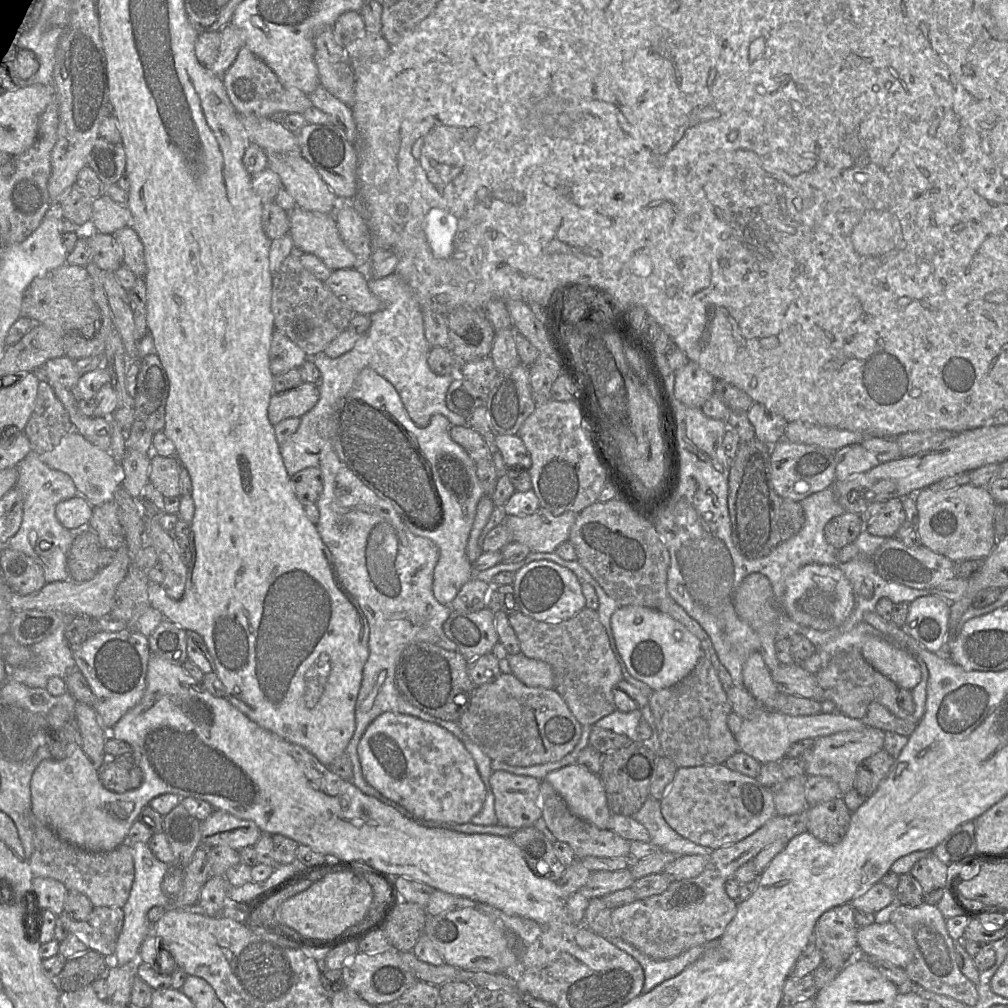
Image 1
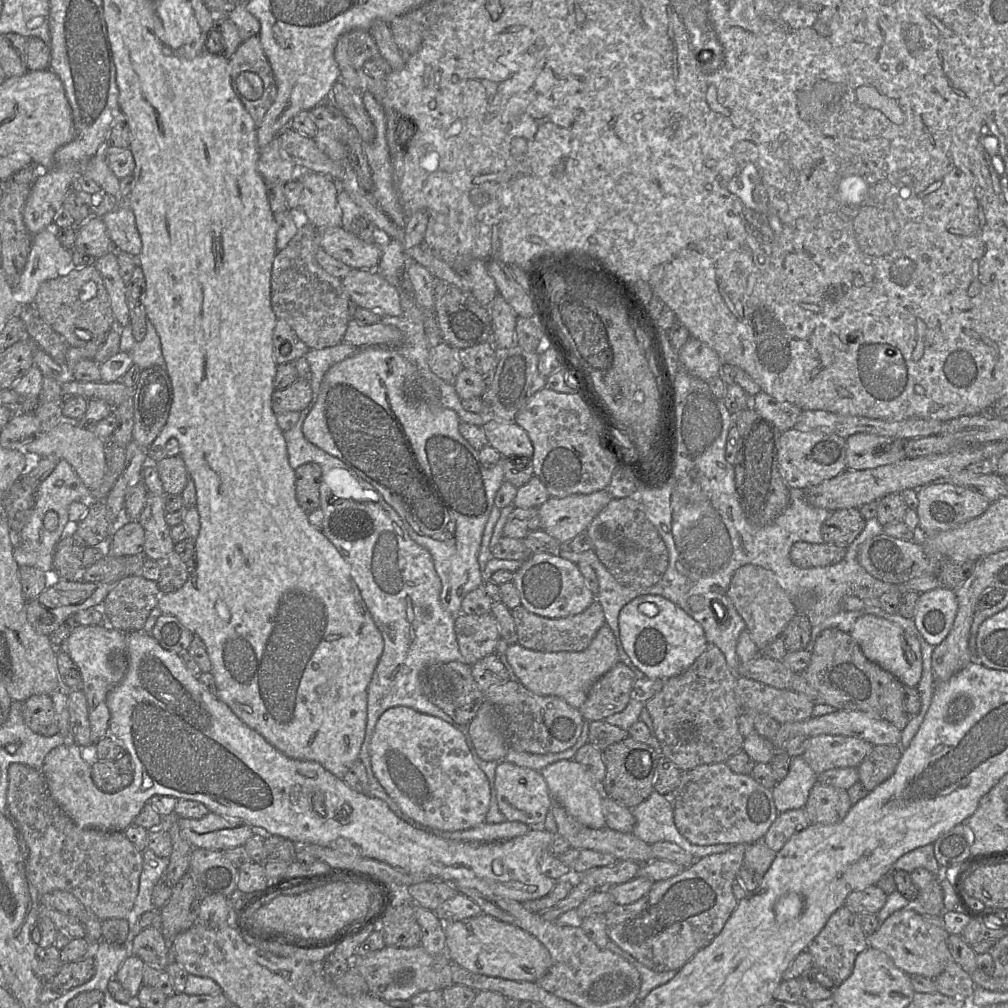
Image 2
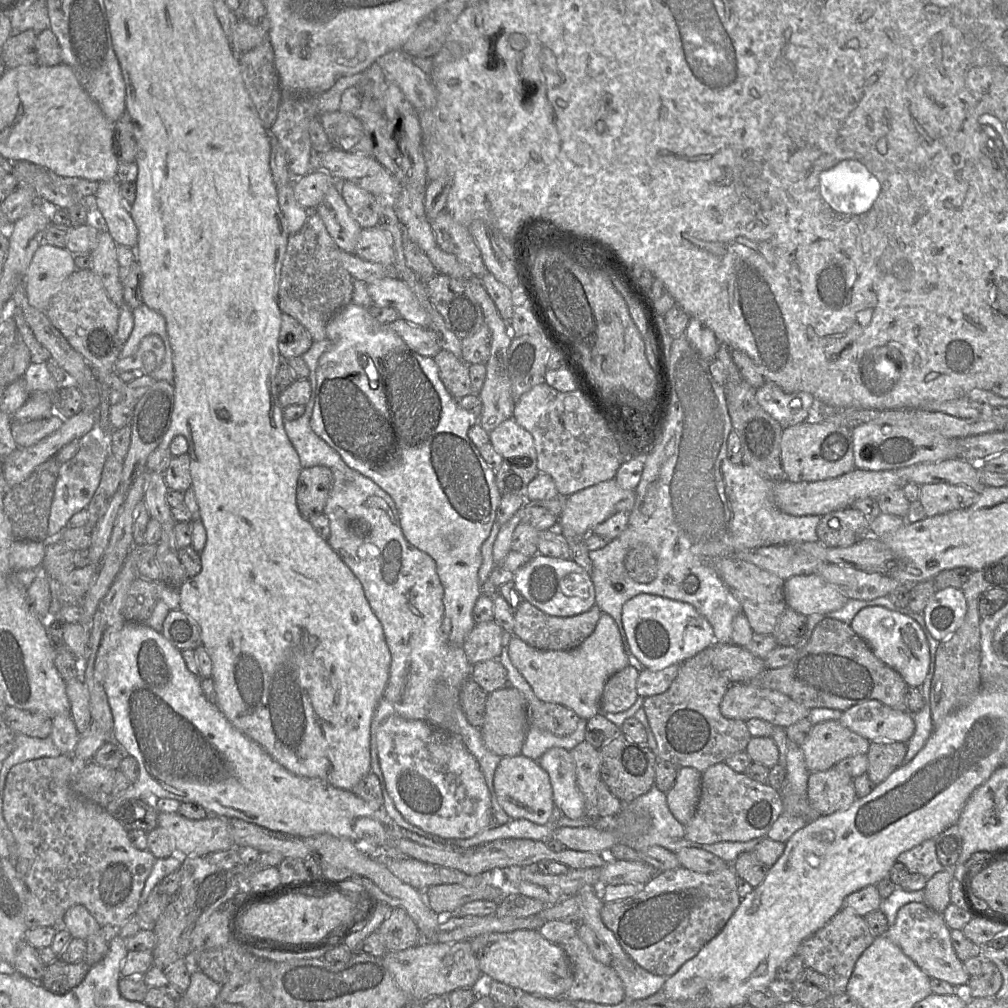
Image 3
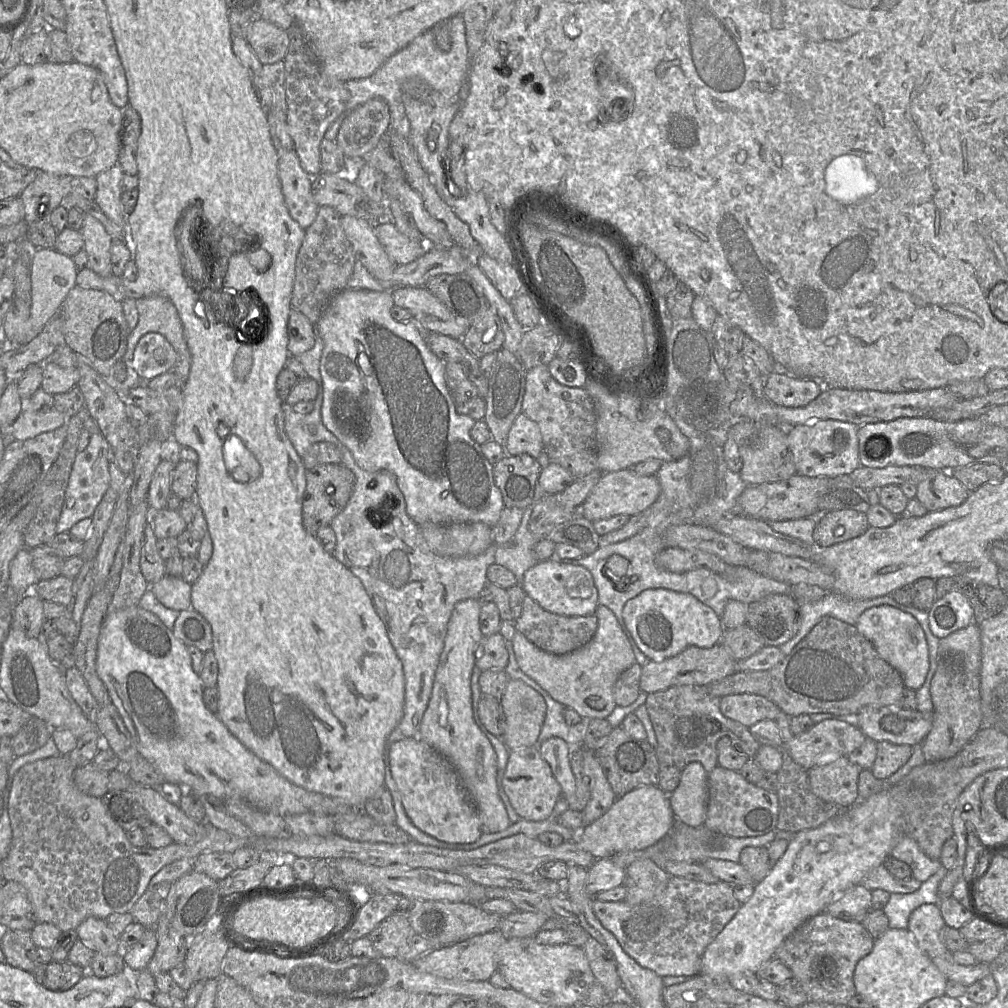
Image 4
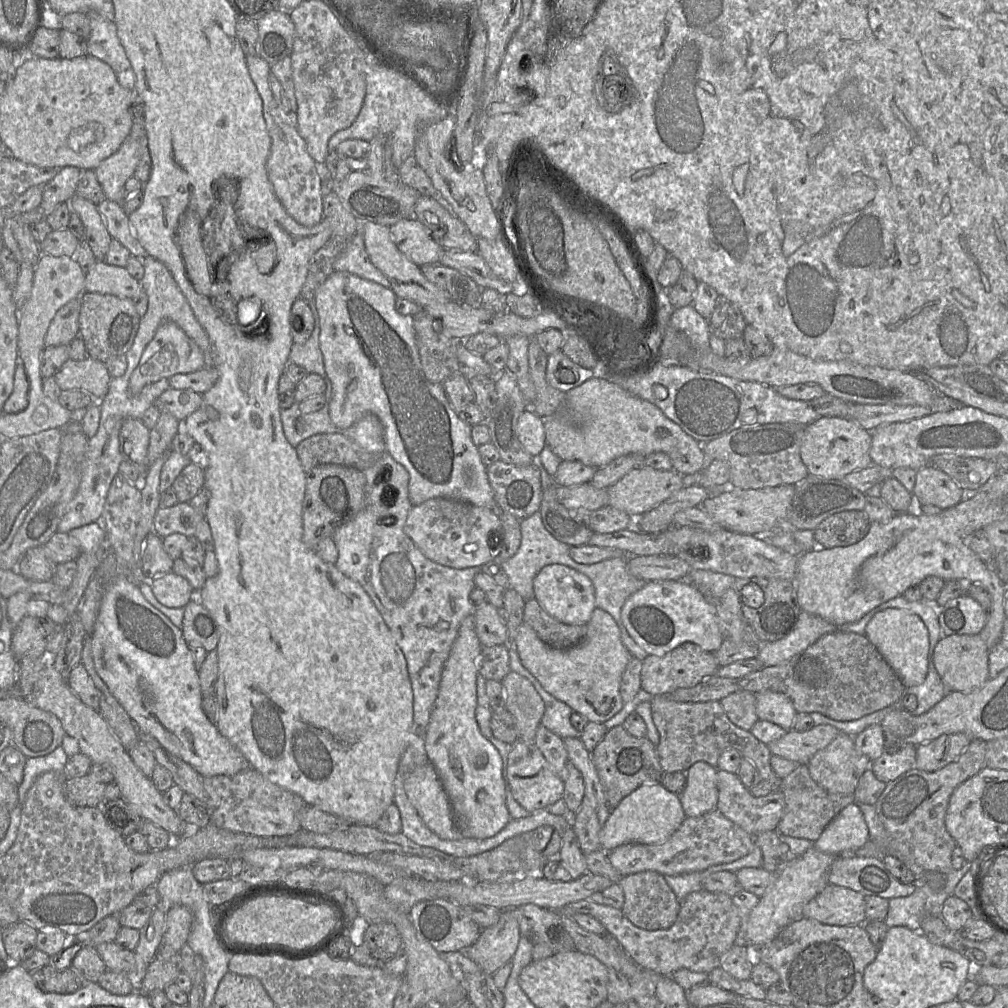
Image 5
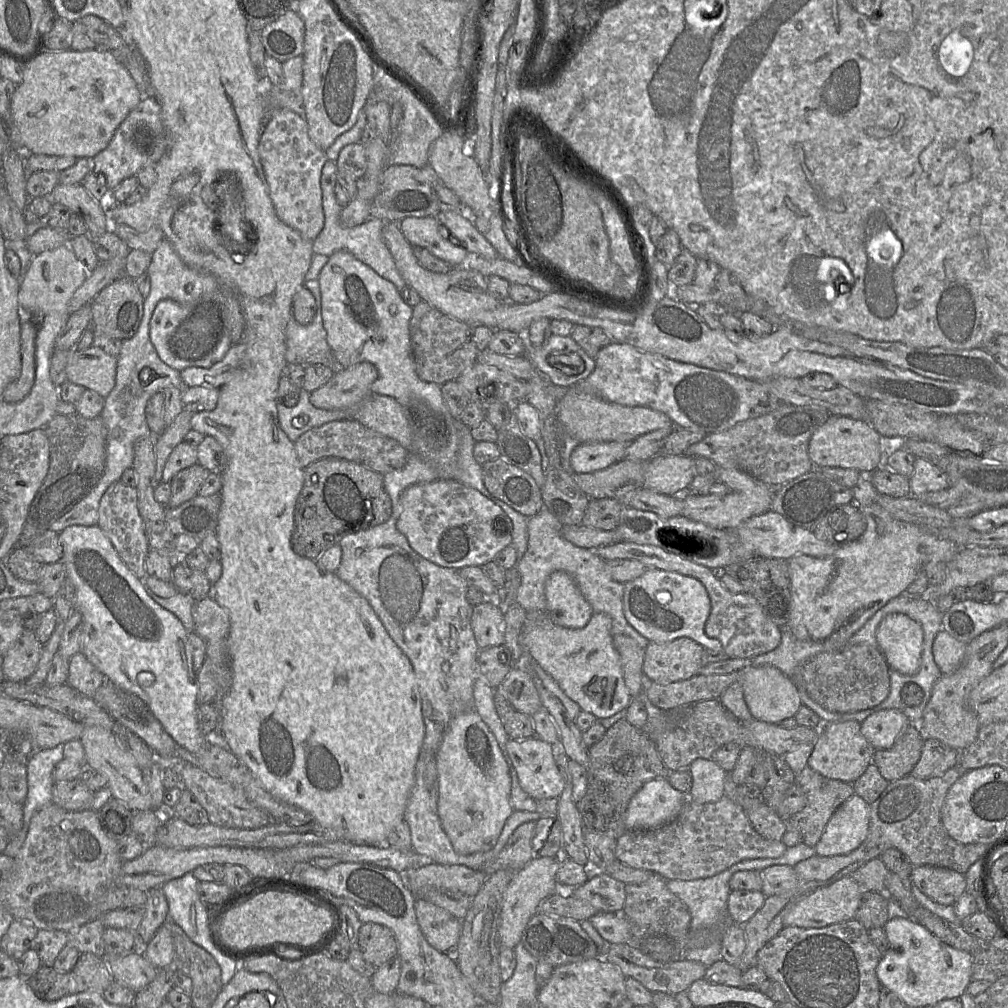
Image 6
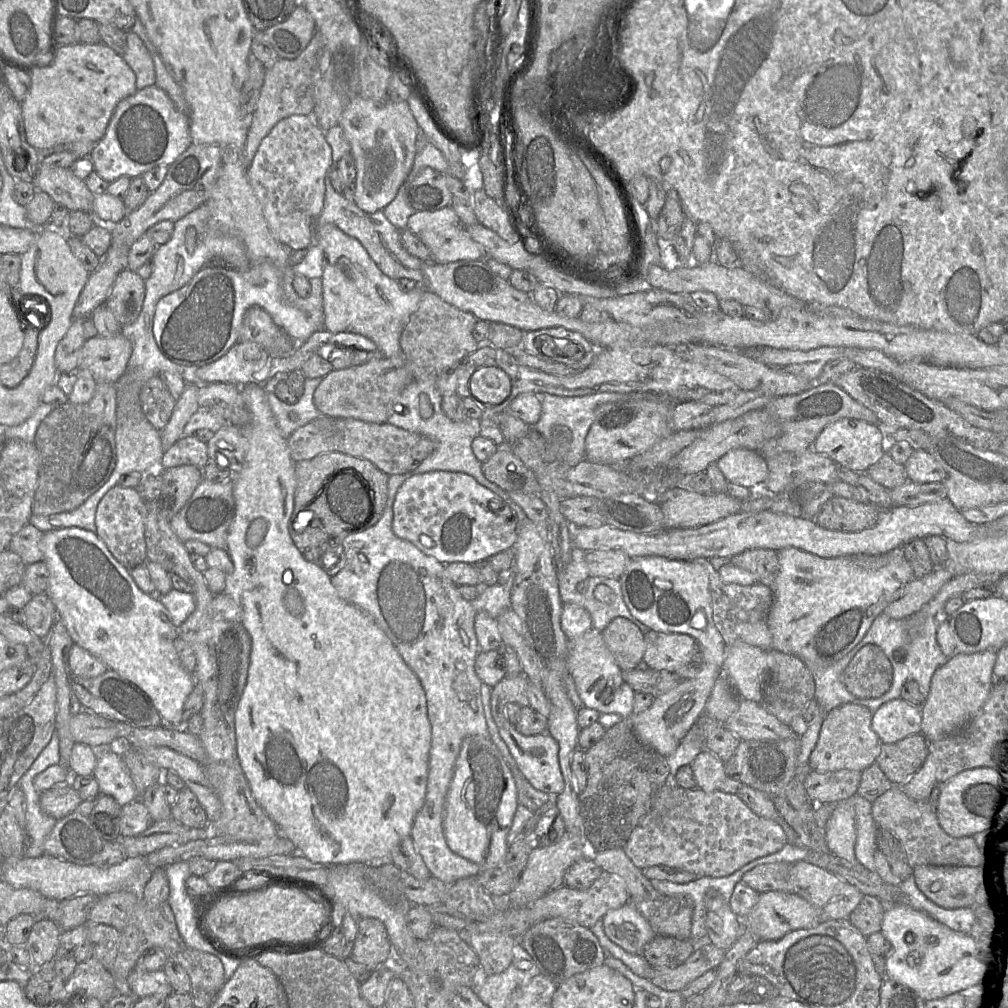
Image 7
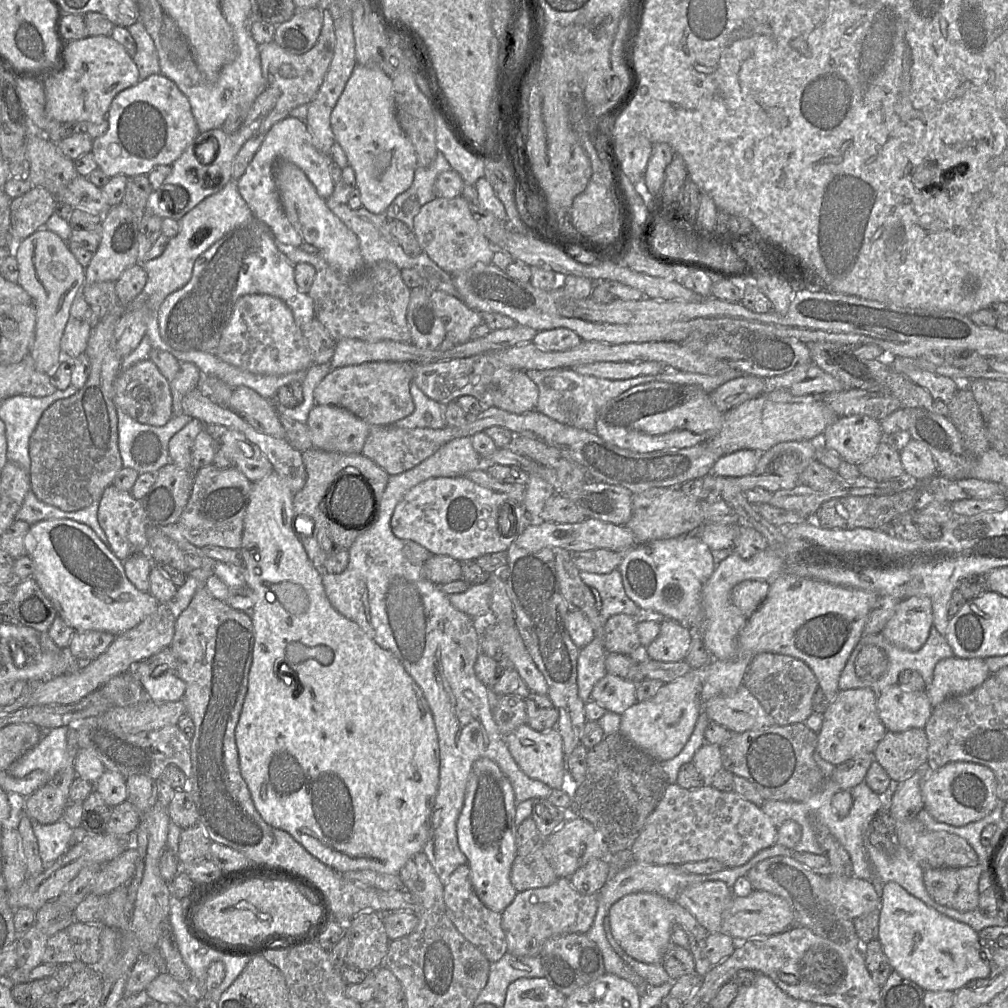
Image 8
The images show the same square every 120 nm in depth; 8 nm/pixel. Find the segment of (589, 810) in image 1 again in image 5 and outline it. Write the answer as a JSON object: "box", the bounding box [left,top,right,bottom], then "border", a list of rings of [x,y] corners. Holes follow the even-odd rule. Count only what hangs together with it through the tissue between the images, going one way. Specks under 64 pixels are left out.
{"box":[534,724,568,782],"border":[[[540,724],[536,730],[534,744],[564,782],[568,752],[563,739]]]}

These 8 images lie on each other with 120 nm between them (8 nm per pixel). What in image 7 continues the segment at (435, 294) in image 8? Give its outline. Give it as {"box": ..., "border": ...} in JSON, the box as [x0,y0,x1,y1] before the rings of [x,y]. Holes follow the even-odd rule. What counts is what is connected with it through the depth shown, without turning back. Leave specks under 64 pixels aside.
{"box":[400,290,480,378],"border":[[[425,290],[419,307],[410,316],[404,328],[400,347],[406,358],[408,369],[414,378],[426,373],[440,373],[475,352],[480,344],[473,338],[472,331],[478,319],[443,301],[437,294]]]}

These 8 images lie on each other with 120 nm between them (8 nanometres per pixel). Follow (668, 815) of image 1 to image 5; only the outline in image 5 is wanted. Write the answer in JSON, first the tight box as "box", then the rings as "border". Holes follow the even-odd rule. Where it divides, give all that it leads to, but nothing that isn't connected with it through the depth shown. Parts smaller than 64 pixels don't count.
{"box":[716,770,785,837],"border":[[[722,770],[717,771],[717,788],[716,809],[747,833],[755,837],[759,833],[777,829],[785,808],[784,796],[780,791],[774,791],[764,797],[755,797],[743,785],[737,773]]]}

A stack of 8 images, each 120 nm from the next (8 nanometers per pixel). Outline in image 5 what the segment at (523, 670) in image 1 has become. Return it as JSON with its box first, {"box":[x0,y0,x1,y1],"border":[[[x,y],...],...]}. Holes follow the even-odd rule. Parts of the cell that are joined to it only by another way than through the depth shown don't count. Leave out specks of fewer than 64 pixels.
{"box":[513,607,632,723],"border":[[[595,607],[587,623],[587,632],[584,639],[575,646],[566,649],[552,647],[543,642],[534,629],[525,622],[520,625],[513,645],[522,665],[539,681],[541,686],[589,722],[604,723],[623,707],[624,702],[620,695],[620,683],[632,655],[622,643],[620,630],[614,618],[601,608]]]}

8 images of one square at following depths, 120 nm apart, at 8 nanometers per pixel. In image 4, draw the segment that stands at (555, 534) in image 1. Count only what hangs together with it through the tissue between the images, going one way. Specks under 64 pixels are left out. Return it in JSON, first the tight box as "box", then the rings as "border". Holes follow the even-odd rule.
{"box":[577,469,660,522],"border":[[[632,469],[606,472],[602,474],[577,512],[591,522],[617,515],[634,516],[653,505],[659,497],[660,491],[656,475],[641,477],[636,475]]]}

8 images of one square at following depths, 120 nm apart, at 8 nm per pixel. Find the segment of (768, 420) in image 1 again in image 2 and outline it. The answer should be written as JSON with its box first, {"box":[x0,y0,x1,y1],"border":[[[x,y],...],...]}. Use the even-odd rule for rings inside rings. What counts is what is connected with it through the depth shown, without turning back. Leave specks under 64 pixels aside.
{"box":[750,391,803,432],"border":[[[764,391],[750,399],[750,407],[771,421],[781,432],[794,428],[803,410],[787,401],[779,401]]]}

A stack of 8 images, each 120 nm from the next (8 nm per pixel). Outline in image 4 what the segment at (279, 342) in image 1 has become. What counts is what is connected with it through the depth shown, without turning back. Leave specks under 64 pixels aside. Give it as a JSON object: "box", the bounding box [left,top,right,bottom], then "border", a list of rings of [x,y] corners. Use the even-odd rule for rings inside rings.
{"box":[287,309,314,357],"border":[[[291,309],[290,311],[287,335],[287,349],[290,357],[298,357],[314,346],[314,325],[298,310]]]}

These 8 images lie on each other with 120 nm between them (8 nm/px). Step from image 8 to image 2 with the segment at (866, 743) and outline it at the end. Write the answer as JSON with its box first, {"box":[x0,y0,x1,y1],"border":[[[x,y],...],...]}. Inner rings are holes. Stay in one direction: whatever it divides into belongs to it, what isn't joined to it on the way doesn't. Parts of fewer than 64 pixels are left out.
{"box":[804,782,851,825],"border":[[[816,782],[804,809],[810,824],[831,825],[842,821],[851,807],[847,790]]]}

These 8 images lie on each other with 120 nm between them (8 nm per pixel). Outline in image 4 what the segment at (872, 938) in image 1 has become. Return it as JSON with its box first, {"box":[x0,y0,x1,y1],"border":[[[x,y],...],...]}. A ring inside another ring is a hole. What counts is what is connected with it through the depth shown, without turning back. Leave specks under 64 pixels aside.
{"box":[907,904,991,987],"border":[[[923,904],[910,914],[907,930],[914,935],[918,947],[932,960],[947,980],[968,987],[991,974],[991,967],[987,964],[976,963],[964,966],[954,960],[953,953],[940,938],[944,925],[939,904]]]}

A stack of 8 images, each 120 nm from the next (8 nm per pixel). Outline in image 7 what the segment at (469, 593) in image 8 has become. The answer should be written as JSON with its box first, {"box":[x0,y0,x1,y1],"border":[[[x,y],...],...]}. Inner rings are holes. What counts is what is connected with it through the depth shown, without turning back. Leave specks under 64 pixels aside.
{"box":[469,569,515,618],"border":[[[515,569],[505,584],[483,585],[479,596],[469,601],[477,610],[487,612],[497,618],[503,611],[511,608],[511,592],[515,578]]]}

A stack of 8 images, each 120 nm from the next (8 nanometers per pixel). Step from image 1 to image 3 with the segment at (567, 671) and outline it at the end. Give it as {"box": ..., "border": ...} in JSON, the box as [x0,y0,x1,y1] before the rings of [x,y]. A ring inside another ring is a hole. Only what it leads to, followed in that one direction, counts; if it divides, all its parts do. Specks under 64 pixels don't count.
{"box":[513,600,640,713],"border":[[[527,600],[514,612],[513,635],[540,650],[572,650],[581,645],[595,630],[602,611],[595,604],[588,611],[574,616],[552,616]],[[630,664],[614,673],[604,685],[600,713],[619,713],[632,707],[638,698],[639,674],[640,671]]]}

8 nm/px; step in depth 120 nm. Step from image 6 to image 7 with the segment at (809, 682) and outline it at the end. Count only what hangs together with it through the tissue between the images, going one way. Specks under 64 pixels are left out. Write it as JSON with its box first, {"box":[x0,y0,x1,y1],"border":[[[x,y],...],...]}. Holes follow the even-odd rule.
{"box":[843,644,891,698],"border":[[[858,644],[852,658],[855,658],[844,671],[843,682],[847,689],[858,698],[878,697],[891,682],[891,667],[887,654],[879,646]]]}

